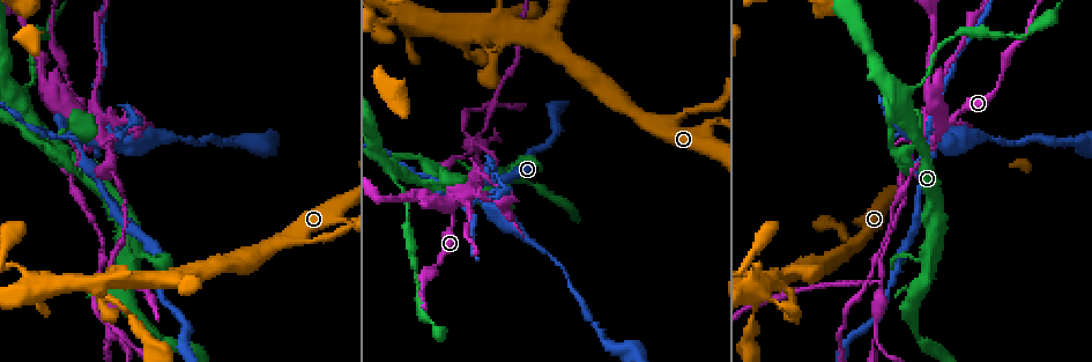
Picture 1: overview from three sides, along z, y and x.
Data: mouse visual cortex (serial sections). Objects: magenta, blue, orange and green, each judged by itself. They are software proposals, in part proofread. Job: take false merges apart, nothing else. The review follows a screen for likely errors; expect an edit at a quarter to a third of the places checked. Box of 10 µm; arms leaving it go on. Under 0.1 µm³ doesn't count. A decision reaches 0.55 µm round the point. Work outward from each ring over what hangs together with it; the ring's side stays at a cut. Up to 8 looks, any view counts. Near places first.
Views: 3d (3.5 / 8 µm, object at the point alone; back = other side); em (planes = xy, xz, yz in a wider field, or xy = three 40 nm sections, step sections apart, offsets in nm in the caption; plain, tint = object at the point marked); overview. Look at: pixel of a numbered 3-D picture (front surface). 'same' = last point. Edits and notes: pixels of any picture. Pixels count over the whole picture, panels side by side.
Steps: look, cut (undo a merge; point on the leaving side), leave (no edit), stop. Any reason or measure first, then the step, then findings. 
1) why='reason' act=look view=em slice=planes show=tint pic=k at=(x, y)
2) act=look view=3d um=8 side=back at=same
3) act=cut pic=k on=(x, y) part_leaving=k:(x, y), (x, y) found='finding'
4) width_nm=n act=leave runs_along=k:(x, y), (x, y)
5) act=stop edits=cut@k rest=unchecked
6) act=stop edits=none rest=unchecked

why='abrupt turn' act=look view=3d um=3.5 pic=1 at=(475, 24)

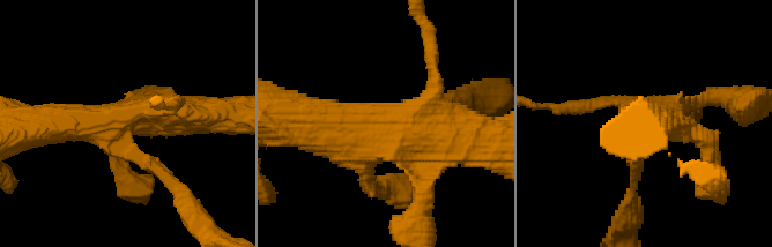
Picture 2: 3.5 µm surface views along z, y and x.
act=leave runs_along=2:(454, 142), (298, 121) found='one cell here'

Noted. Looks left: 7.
why='a narrow waist' act=look view=3d um=3.5 side=back pic=1 at=(13, 266)

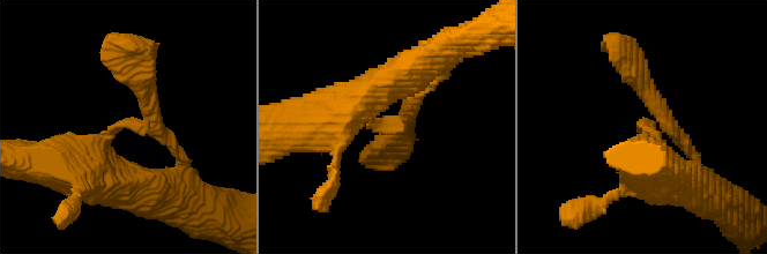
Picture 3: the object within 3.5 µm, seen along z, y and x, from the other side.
arms=3 arm_widths_nm=150,300,500 why='need the tissue' act=look view=em slice=xy step=1 show=tint pic=3 at=(383, 125)

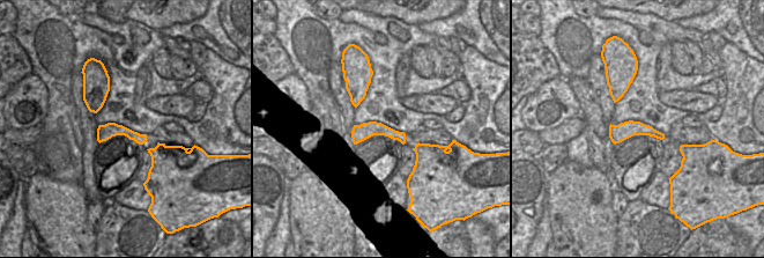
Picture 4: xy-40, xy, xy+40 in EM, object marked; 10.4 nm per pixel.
act=leave found='continuous, no second cell'

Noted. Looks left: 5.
act=look view=em slice=xy step=5 show=tint pic=1 at=(392, 167)

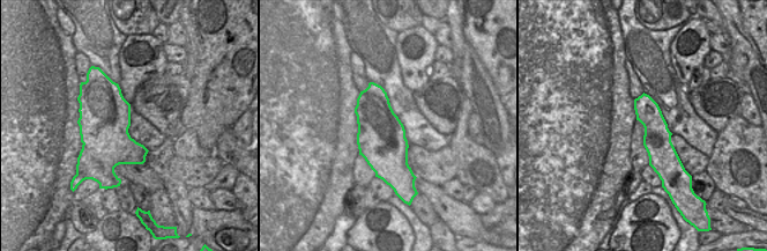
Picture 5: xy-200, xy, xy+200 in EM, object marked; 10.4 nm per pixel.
why='wider look' act=look view=3d um=3.5 at=same

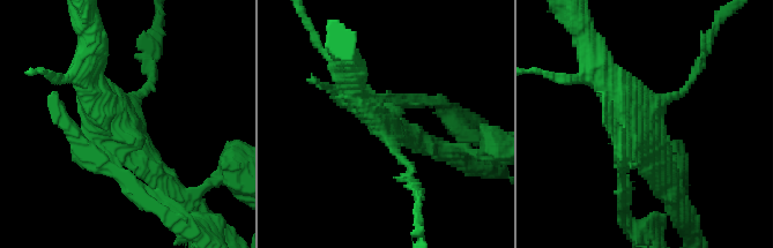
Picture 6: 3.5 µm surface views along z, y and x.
act=cut pic=6 on=(51, 100) part_leaving=6:(110, 158), (192, 230) found='a second cell is stuck on'

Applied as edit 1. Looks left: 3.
act=stop edits=cut@6 rest=unchecked

